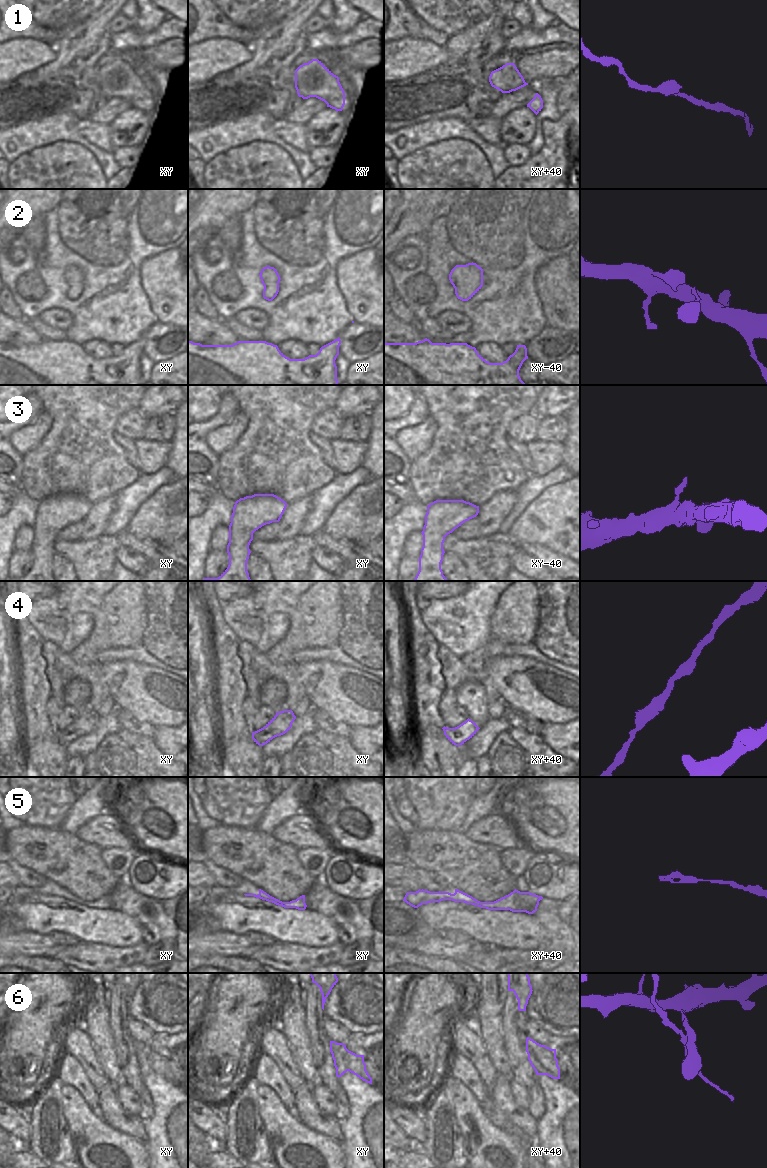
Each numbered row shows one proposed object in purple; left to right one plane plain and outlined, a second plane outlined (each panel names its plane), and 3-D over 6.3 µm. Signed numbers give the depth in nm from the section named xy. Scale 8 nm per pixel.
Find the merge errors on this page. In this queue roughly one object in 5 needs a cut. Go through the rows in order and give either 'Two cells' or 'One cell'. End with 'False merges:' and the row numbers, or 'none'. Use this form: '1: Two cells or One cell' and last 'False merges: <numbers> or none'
1: One cell
2: One cell
3: One cell
4: One cell
5: One cell
6: Two cells
False merges: 6

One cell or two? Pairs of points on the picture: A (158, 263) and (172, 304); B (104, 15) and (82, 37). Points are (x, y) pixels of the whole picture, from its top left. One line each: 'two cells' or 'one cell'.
A: one cell
B: one cell

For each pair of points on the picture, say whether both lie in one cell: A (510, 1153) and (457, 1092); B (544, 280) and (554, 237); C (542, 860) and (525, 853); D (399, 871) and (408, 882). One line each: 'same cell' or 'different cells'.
A: same cell
B: different cells
C: different cells
D: same cell

